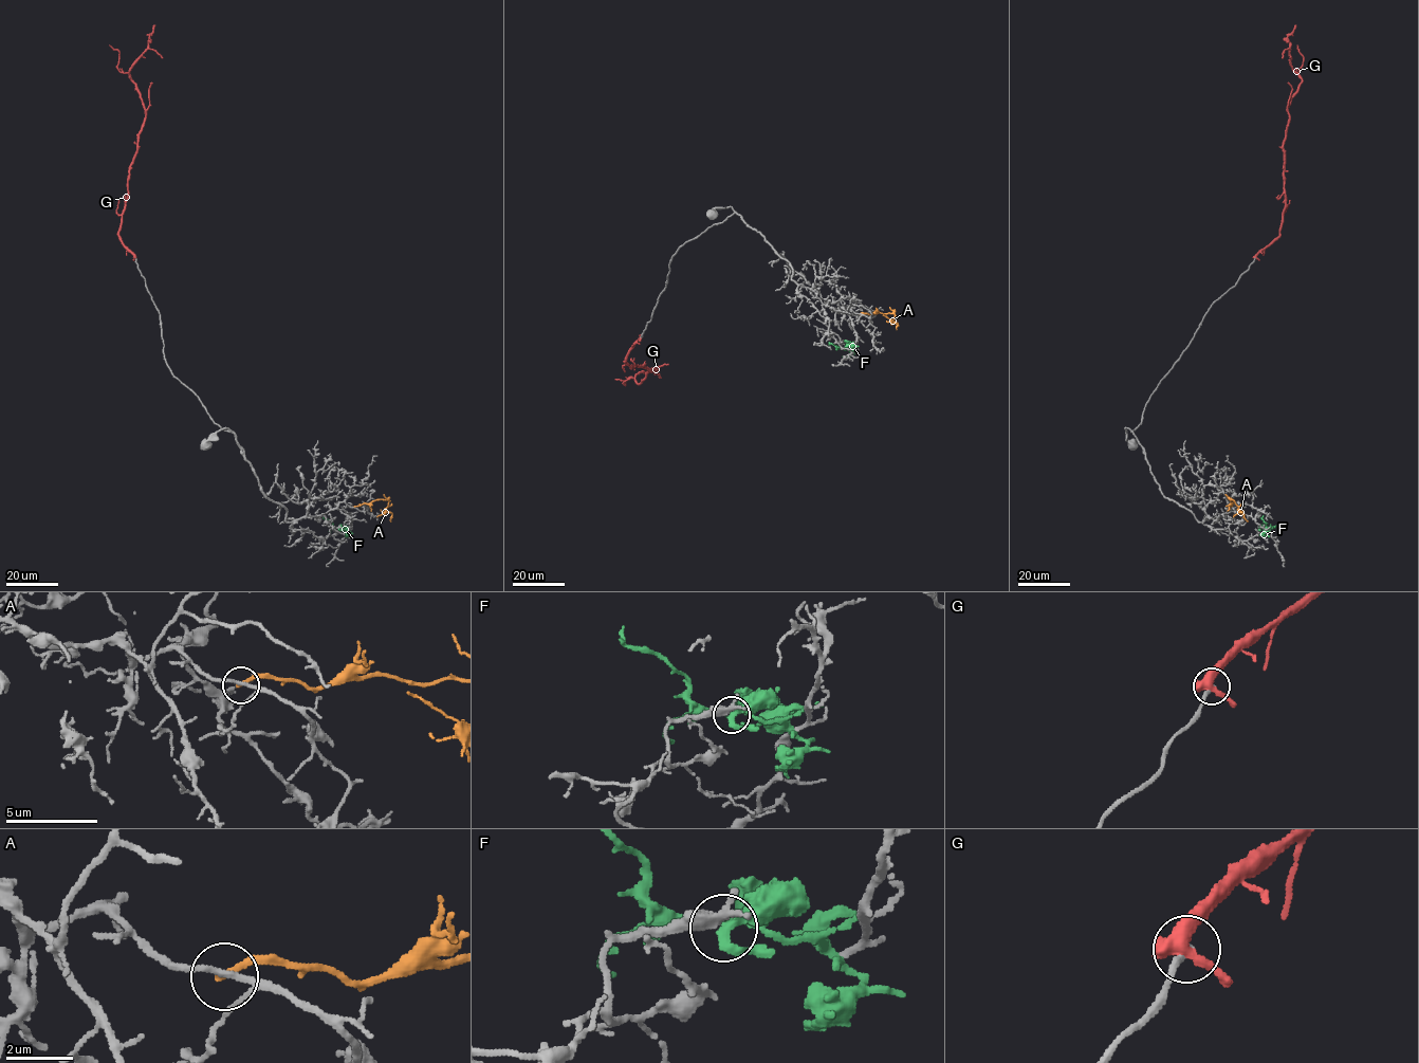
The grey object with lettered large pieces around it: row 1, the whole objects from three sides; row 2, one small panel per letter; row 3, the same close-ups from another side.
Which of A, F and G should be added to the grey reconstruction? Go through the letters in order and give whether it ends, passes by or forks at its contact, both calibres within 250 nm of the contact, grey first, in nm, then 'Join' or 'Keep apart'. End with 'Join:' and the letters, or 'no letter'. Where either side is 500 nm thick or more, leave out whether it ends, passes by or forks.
A: It ends there. Thickness 150 nm (grey) against 200 nm. Keep apart
F: Thickness 550 nm (grey) against 320 nm. Keep apart
G: Thickness 220 nm (grey) against 500 nm. Keep apart
Join: no letter

